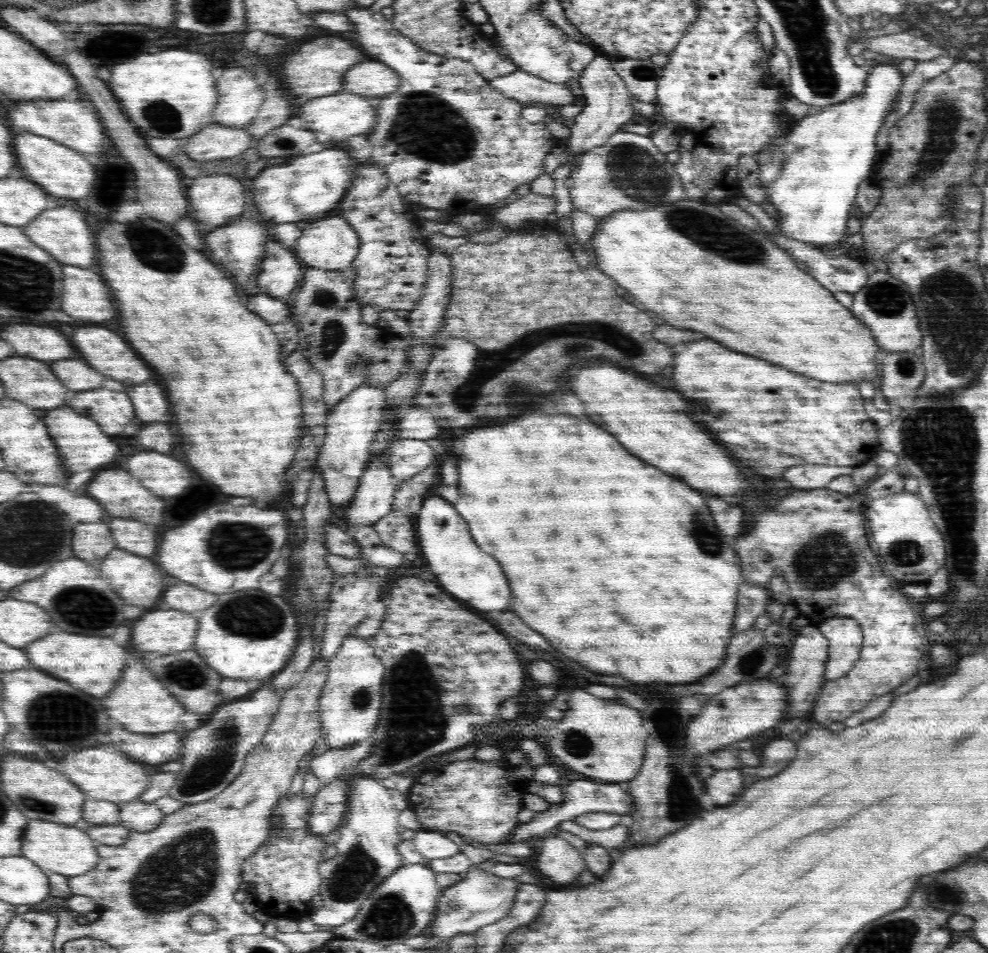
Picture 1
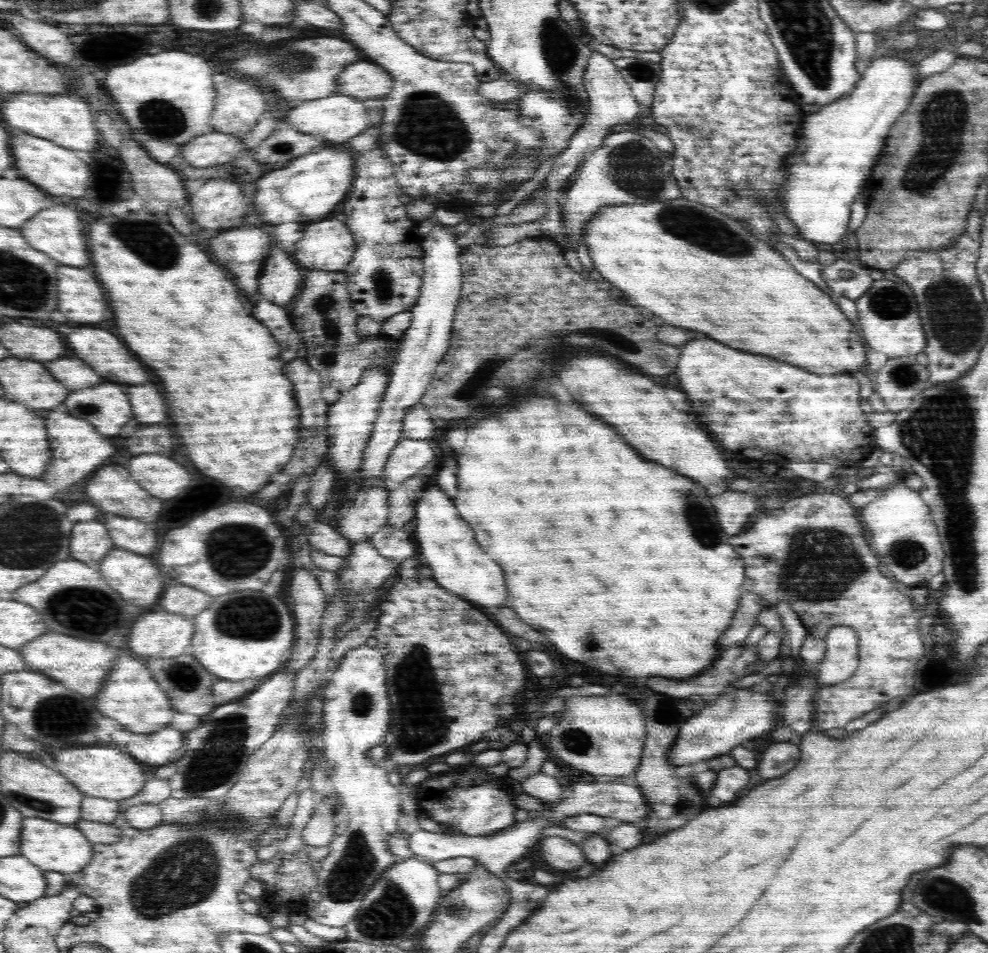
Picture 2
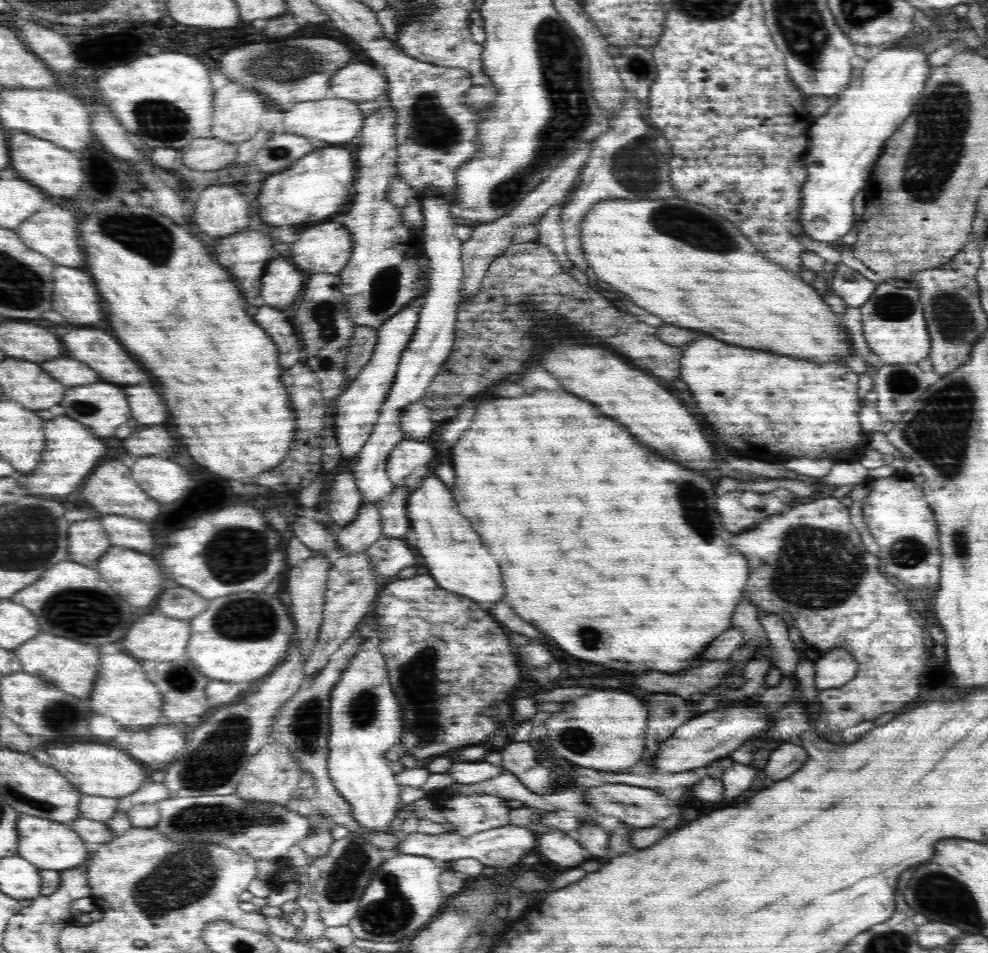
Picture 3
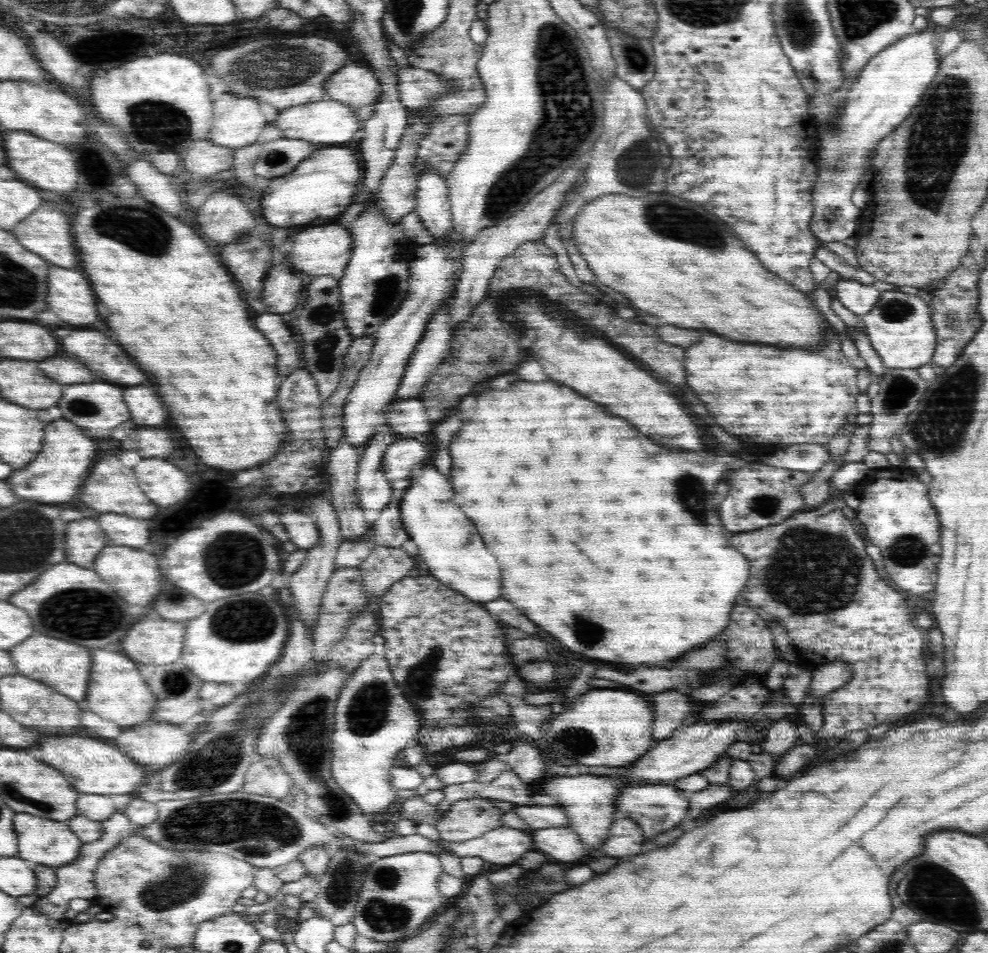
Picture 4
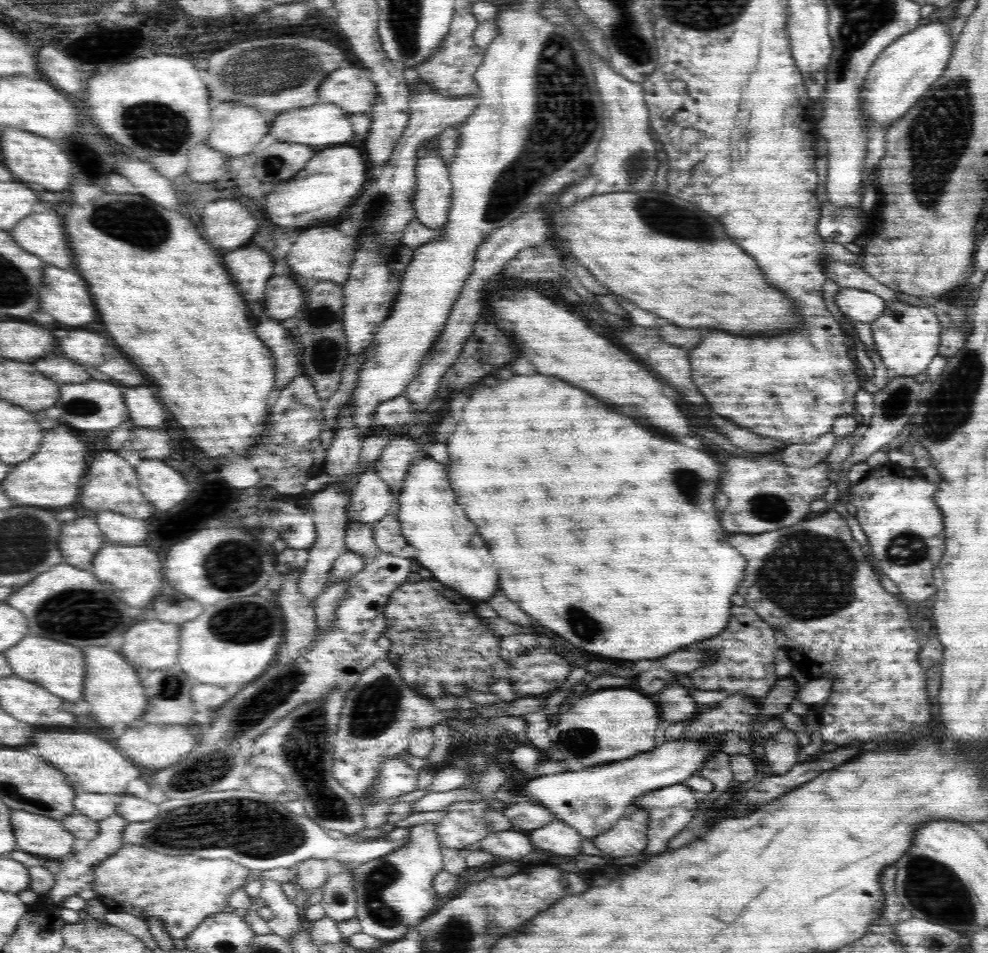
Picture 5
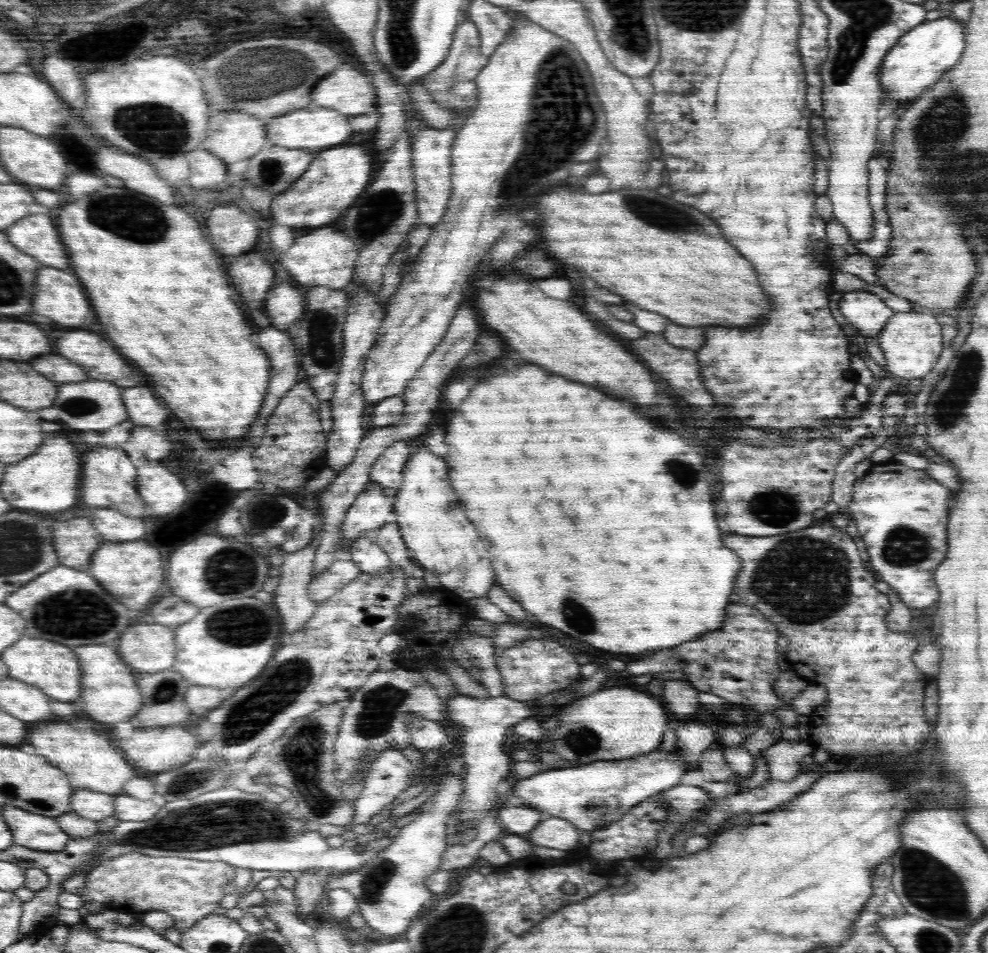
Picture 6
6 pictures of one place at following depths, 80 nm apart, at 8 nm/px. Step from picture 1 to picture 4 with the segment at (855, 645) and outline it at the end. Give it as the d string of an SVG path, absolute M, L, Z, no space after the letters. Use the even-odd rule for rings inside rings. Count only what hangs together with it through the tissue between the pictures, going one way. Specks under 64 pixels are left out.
M848 661L822 662L822 666L813 670L811 684L806 691L809 703L815 698L820 699L824 694L840 688L850 680L850 677L852 677L852 669Z

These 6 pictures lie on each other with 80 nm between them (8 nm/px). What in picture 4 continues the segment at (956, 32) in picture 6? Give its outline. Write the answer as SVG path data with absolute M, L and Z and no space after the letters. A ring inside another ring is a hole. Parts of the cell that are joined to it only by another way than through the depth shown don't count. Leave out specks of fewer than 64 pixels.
M925 28L889 44L884 50L875 54L864 66L862 74L852 83L852 87L846 94L846 102L842 106L844 114L838 120L838 130L834 134L820 136L822 138L822 150L818 154L820 172L818 172L818 182L814 180L814 186L811 187L810 192L811 204L814 205L810 229L819 242L841 242L847 238L856 237L858 230L861 230L863 209L852 204L852 190L860 182L860 174L864 174L866 156L880 145L878 140L888 136L910 116L912 109L918 106L929 84L934 80L942 59L936 47L936 38L938 38L937 30ZM832 164L840 164L840 172L832 172Z

